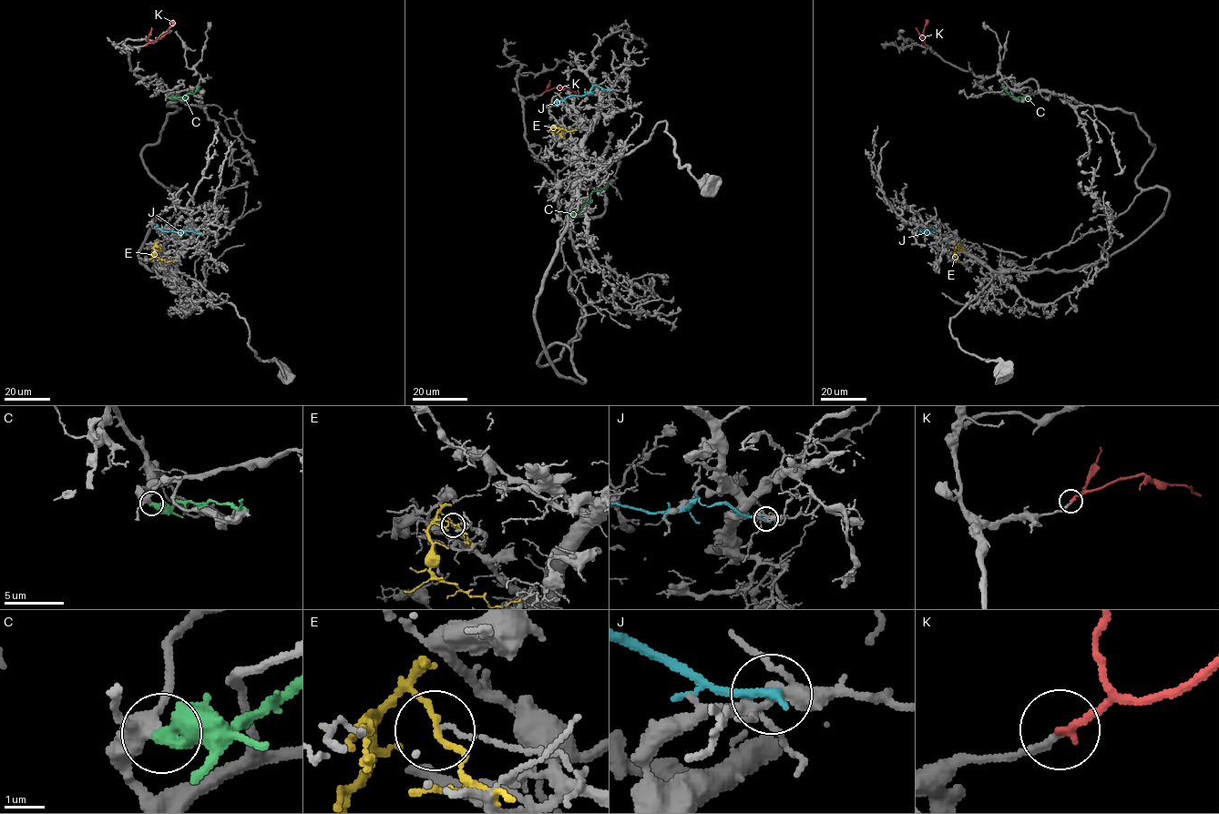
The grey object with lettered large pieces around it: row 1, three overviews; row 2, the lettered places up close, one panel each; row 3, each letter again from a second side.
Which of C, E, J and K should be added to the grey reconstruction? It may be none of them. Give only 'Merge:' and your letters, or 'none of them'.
Merge: K

